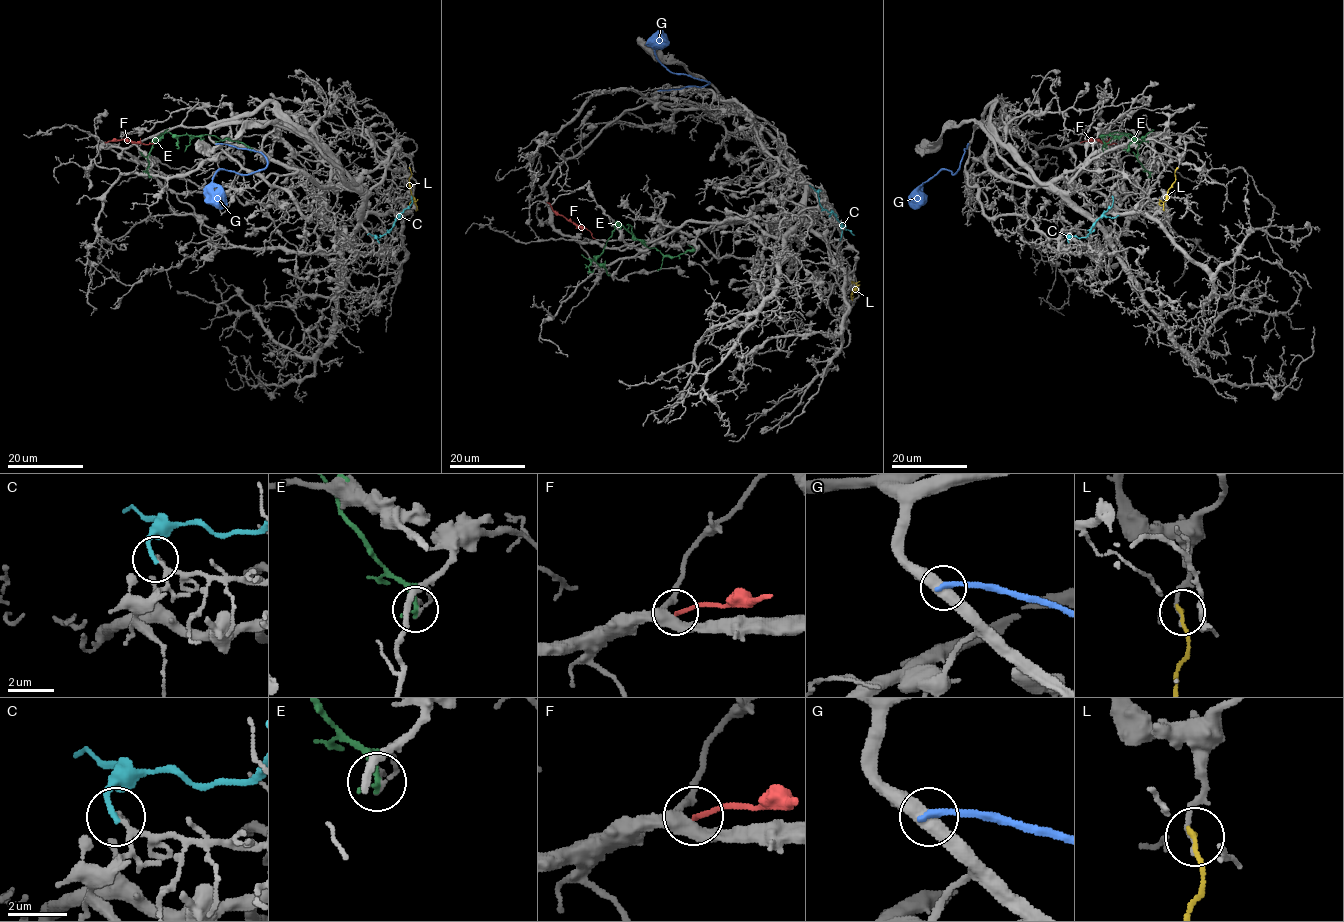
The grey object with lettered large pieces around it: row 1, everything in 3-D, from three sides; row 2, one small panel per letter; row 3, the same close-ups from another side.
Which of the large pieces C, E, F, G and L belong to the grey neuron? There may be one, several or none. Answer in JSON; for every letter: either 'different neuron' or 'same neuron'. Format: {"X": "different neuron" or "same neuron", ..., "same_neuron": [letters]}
{"C": "different neuron", "E": "different neuron", "F": "different neuron", "G": "different neuron", "L": "different neuron", "same_neuron": []}

